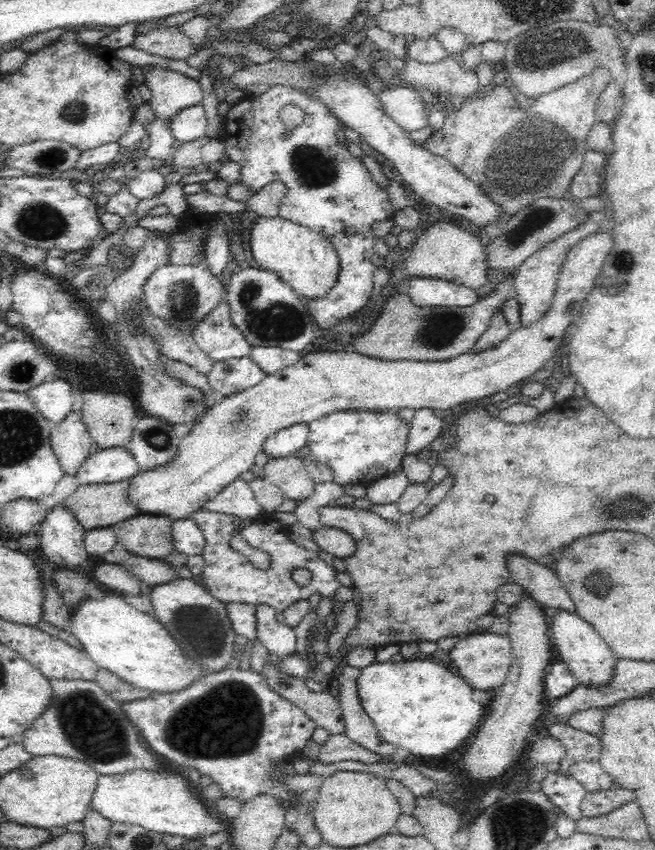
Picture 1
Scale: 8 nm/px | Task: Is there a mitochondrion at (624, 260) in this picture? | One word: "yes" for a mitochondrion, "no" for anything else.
yes

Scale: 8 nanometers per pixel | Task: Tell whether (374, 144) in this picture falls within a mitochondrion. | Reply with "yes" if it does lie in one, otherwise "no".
no

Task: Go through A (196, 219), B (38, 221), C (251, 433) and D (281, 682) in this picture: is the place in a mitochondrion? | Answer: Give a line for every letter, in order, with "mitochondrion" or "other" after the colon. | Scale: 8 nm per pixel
A: other
B: mitochondrion
C: other
D: mitochondrion

